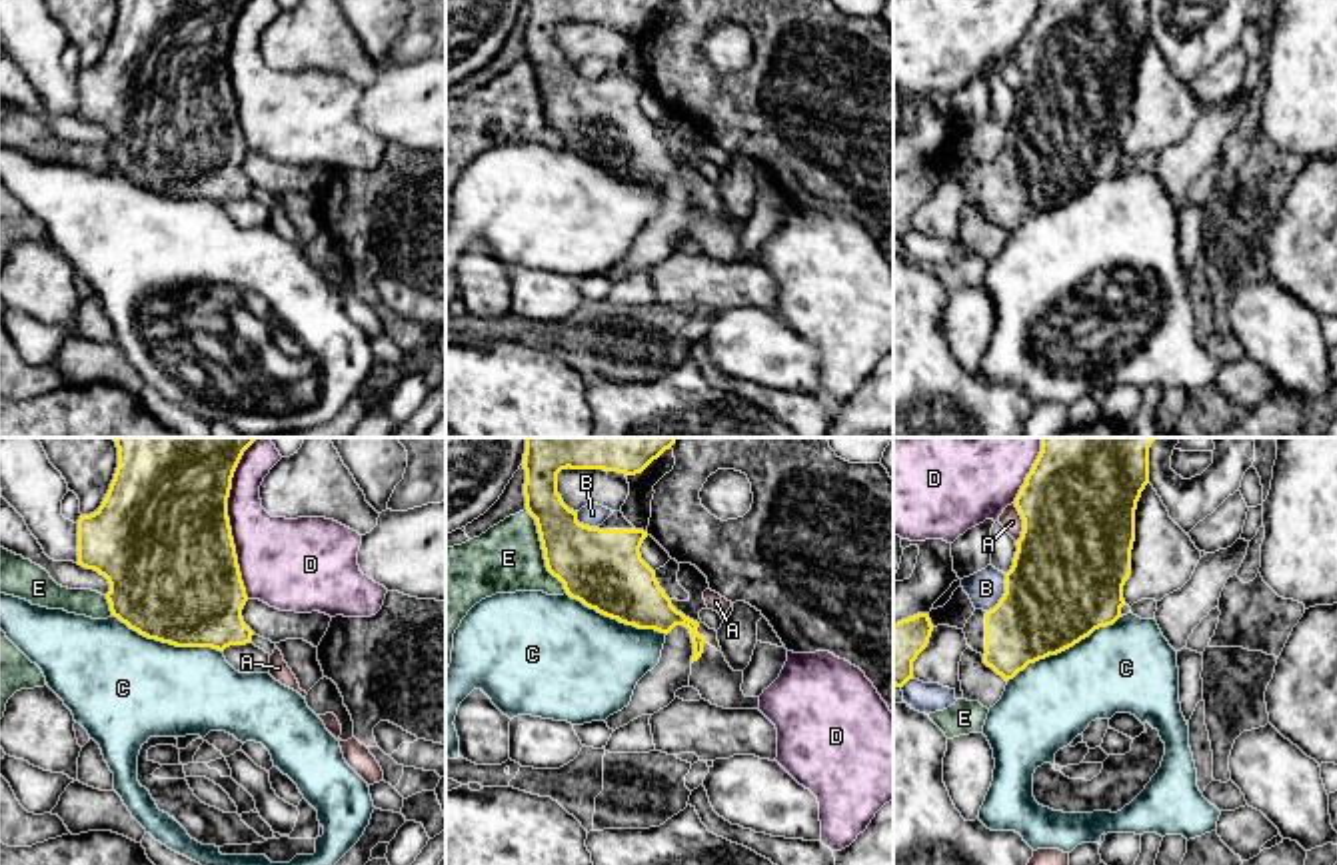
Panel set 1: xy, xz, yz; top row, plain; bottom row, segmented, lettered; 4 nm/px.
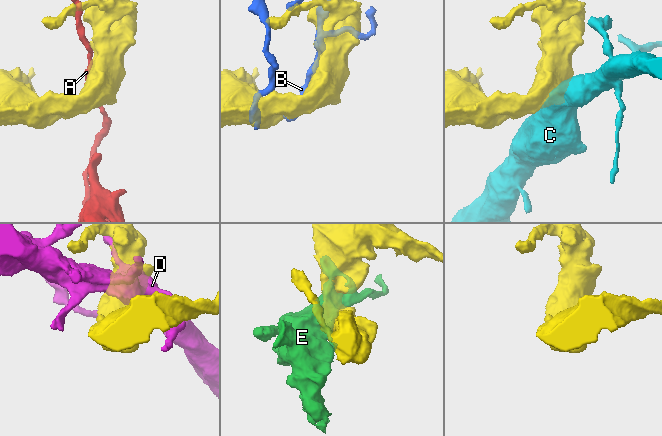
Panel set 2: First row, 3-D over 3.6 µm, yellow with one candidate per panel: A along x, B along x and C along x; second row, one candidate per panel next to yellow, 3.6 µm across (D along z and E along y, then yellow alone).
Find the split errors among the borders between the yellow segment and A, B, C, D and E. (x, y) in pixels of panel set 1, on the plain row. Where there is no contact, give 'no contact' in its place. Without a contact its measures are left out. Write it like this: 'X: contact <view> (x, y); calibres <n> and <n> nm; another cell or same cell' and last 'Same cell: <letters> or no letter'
A: contact yz (1024, 76); calibres 460 and 90 nm; another cell
B: contact yz (1004, 146); calibres 440 and 150 nm; another cell
C: contact yz (1066, 200); calibres 440 and 360 nm; another cell
D: contact xy (228, 76); calibres 500 and 320 nm; another cell
E: contact xz (542, 100); calibres 320 and 280 nm; another cell
Same cell: no letter

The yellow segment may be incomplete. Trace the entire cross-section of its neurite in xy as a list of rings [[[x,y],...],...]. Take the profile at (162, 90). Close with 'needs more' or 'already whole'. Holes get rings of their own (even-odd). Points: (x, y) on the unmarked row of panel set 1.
[[[118,0],[118,20],[102,58],[78,72],[78,118],[94,122],[110,136],[110,164],[148,192],[176,200],[252,196],[244,176],[248,154],[228,70],[234,24],[248,0]]] | already whole

